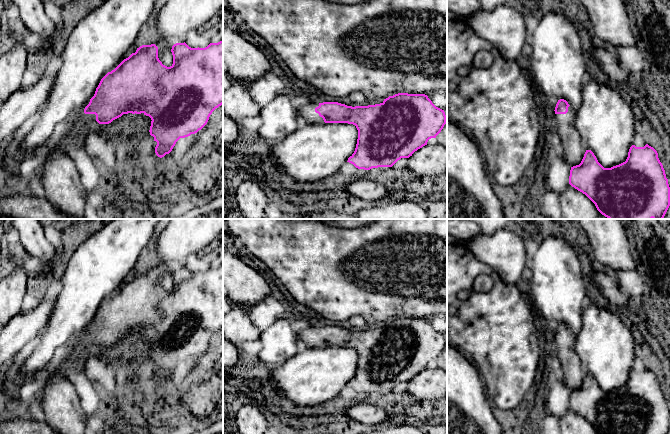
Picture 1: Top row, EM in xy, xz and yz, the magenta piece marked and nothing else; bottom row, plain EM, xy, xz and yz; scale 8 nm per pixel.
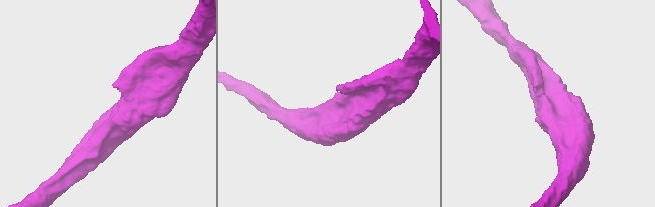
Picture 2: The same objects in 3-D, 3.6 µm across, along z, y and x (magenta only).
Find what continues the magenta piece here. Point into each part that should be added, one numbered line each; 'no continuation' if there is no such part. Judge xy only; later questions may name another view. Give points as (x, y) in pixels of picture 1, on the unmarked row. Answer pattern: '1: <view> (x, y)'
1: xy (85, 347)

